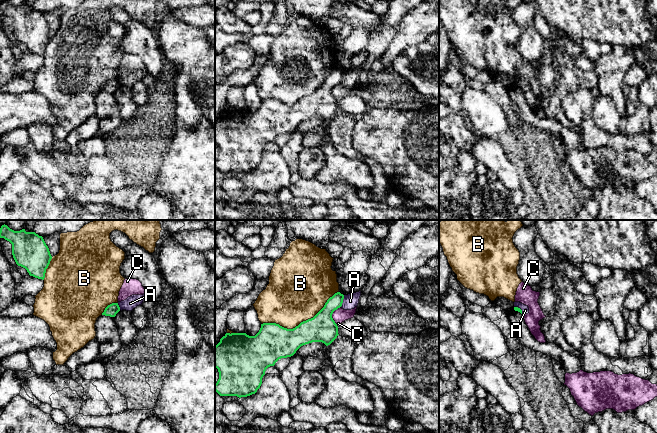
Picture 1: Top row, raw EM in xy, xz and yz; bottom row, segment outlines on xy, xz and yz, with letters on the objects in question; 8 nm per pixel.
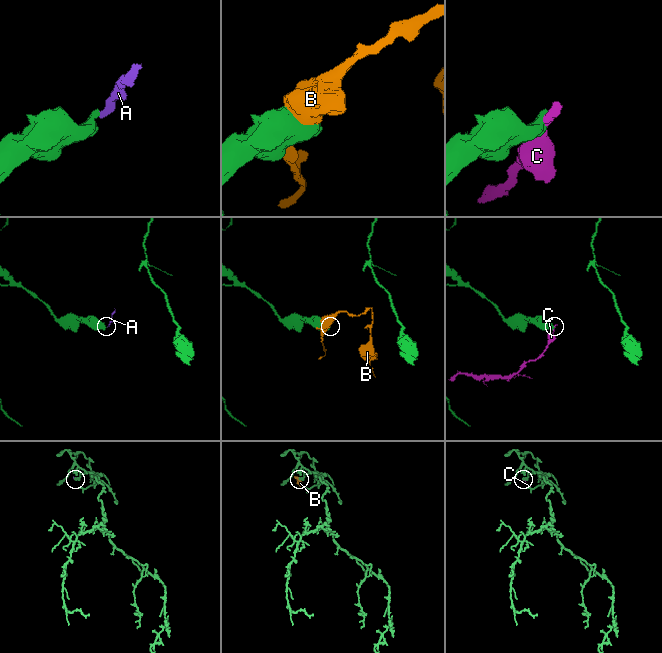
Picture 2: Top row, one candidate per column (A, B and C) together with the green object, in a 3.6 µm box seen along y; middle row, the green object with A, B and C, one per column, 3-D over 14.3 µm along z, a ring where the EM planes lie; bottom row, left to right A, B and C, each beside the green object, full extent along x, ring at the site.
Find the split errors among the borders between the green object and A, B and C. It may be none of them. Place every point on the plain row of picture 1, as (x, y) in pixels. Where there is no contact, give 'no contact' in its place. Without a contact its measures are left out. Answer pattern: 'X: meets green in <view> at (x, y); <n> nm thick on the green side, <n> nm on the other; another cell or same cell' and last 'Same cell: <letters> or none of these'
A: meets green in xz at (342, 77); 200 nm thick on the green side, 120 nm on the other; another cell
B: meets green in xz at (301, 98); 260 nm thick on the green side, 480 nm on the other; another cell
C: meets green in xz at (331, 92); 220 nm thick on the green side, 110 nm on the other; another cell
Same cell: none of these

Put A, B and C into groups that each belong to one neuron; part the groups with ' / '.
A C / B

